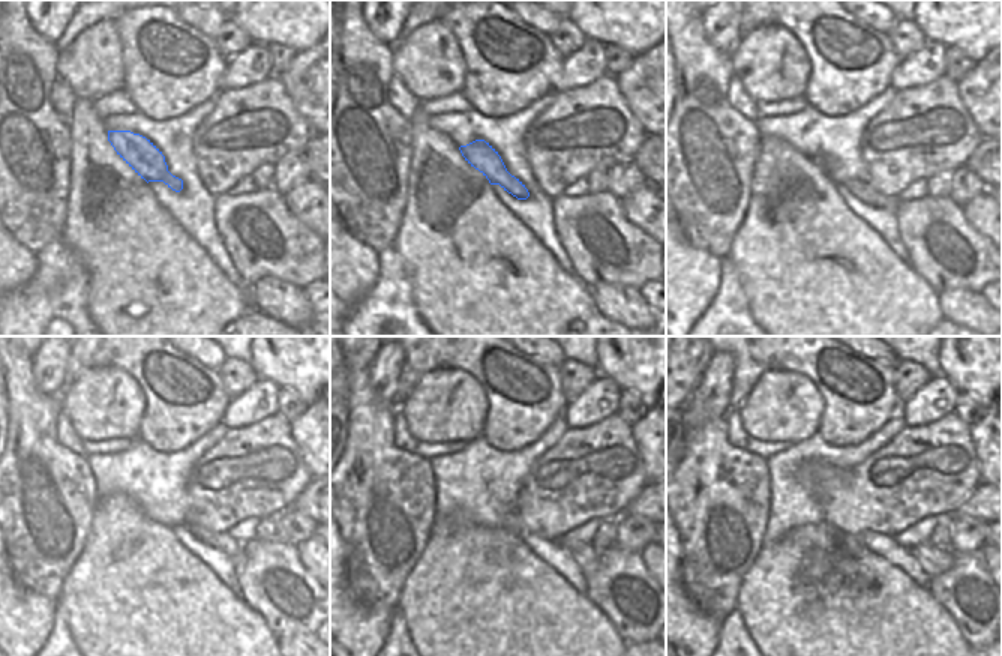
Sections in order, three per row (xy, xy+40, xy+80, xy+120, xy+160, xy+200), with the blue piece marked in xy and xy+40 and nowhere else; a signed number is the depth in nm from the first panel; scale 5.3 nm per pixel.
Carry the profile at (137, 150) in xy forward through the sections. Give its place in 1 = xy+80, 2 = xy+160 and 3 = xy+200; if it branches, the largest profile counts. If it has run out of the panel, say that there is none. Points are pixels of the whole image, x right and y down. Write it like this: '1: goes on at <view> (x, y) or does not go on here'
1: goes on at xy+80 (861, 191)
2: goes on at xy+160 (585, 556)
3: goes on at xy+200 (933, 560)

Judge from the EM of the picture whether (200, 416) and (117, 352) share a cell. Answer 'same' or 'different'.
same

